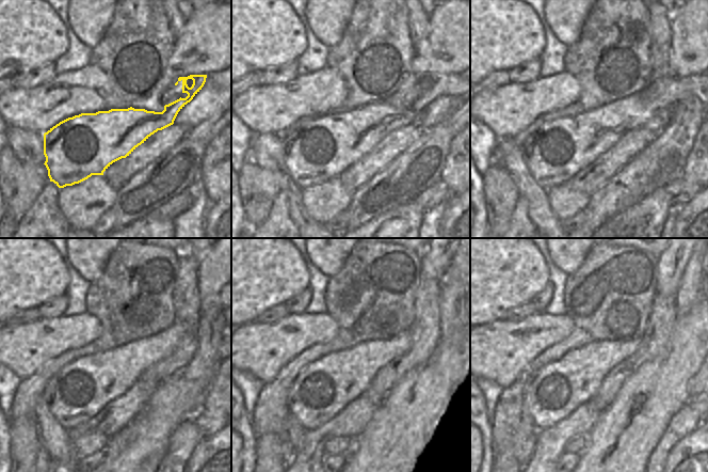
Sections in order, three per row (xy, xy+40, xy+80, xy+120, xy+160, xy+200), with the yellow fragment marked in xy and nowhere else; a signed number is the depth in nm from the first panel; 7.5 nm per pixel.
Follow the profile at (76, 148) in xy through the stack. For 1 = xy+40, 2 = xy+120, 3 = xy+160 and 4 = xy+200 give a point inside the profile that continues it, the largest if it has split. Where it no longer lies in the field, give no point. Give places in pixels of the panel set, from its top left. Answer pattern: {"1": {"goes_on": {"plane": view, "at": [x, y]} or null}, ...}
{"1": {"goes_on": {"plane": "xy+40", "at": [317, 150]}}, "2": {"goes_on": {"plane": "xy+120", "at": [84, 387]}}, "3": {"goes_on": {"plane": "xy+160", "at": [324, 387]}}, "4": {"goes_on": {"plane": "xy+200", "at": [560, 388]}}}

